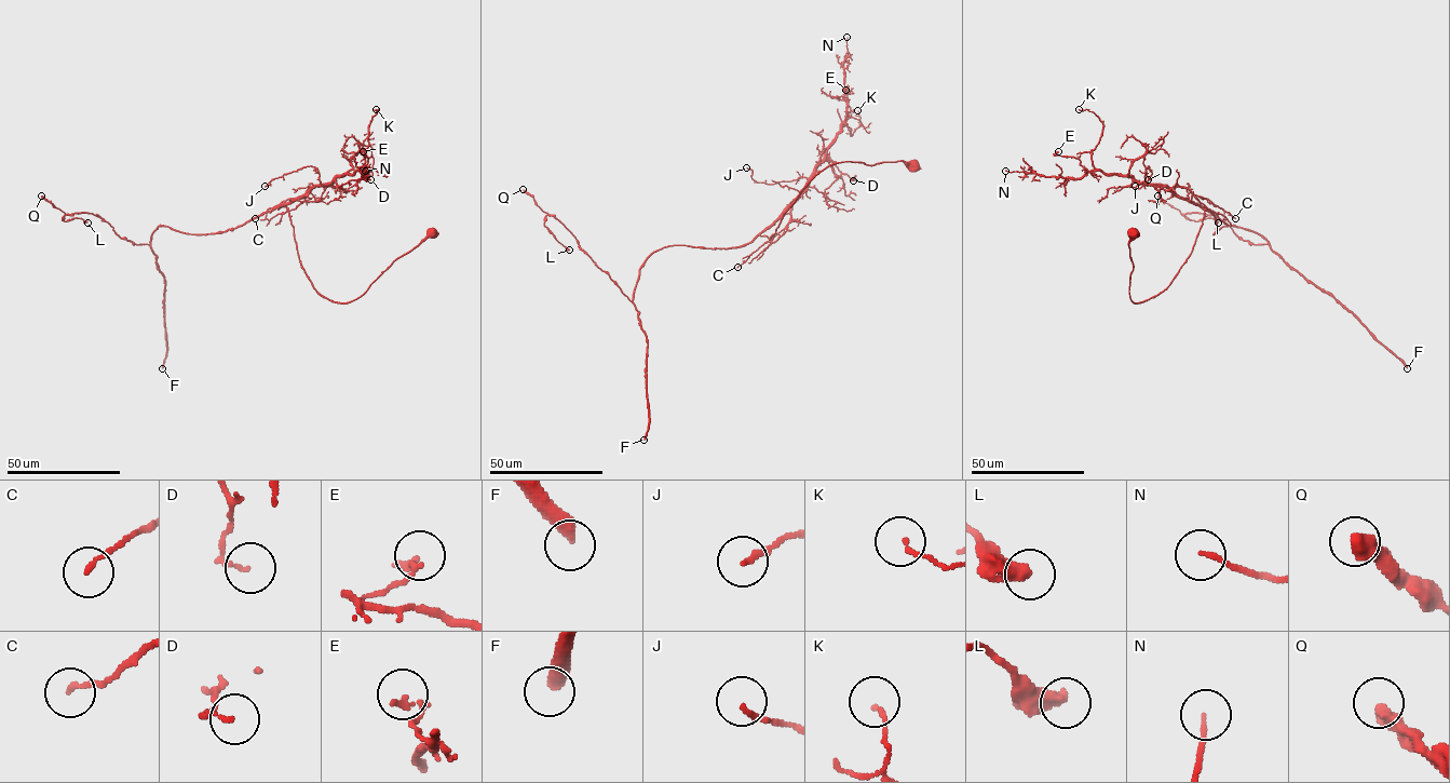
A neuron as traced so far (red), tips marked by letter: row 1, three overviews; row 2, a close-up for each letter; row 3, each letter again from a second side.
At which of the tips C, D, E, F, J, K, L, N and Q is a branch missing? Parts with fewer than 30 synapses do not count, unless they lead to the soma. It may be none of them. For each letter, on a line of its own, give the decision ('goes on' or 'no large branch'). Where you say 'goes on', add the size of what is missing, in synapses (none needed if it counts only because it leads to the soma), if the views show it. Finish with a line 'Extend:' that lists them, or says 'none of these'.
C: no large branch
D: no large branch
E: no large branch
F: goes on; about 300 synapses
J: no large branch
K: no large branch
L: no large branch
N: no large branch
Q: no large branch
Extend: F

